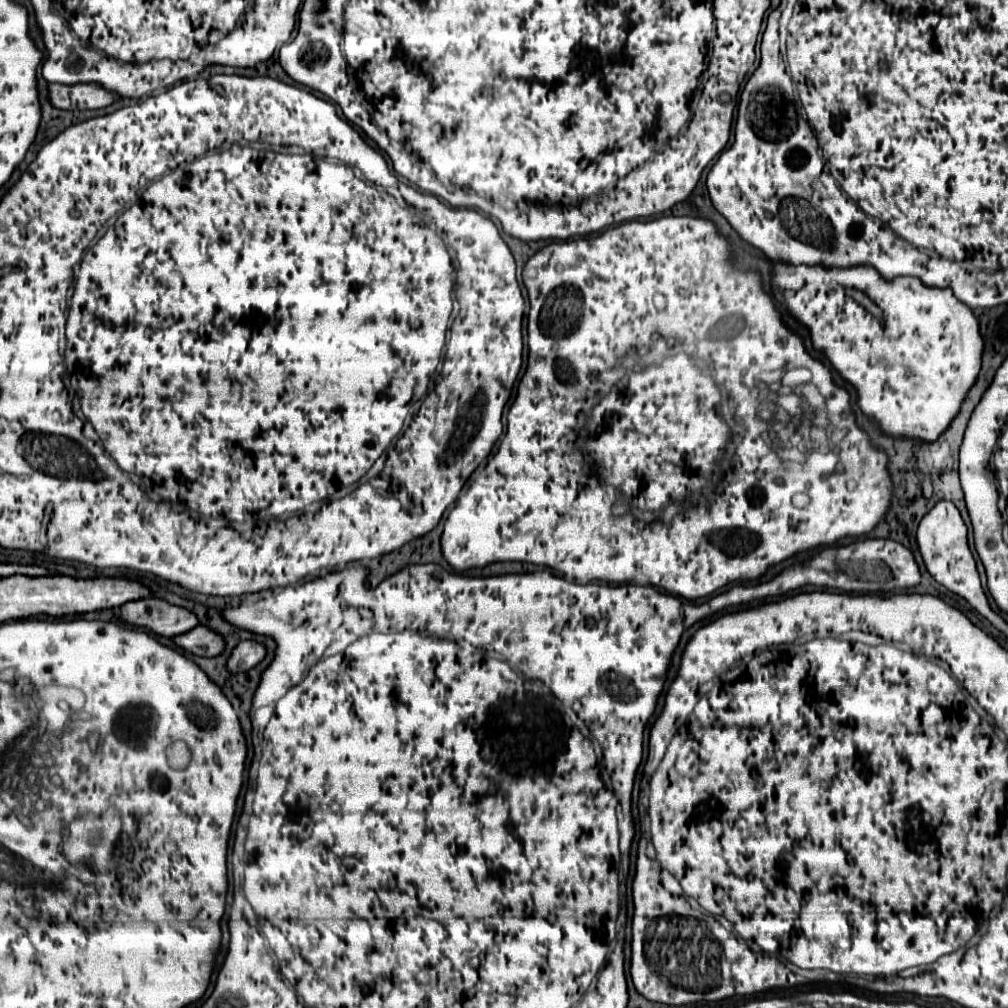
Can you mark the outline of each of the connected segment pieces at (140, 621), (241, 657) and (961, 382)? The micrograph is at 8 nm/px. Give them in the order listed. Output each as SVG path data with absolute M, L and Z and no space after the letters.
M145 598L141 602L123 604L119 608L119 618L125 624L131 624L167 638L175 638L199 626L199 620L193 612L157 598Z
M245 640L245 642L239 642L239 646L233 650L229 662L227 662L227 668L229 672L243 672L243 670L249 670L253 666L257 666L263 658L265 658L265 646L255 642L255 640Z
M773 262L771 290L773 288L795 292L797 322L809 330L813 348L823 352L839 376L855 388L861 412L871 418L883 434L935 442L951 426L979 376L985 346L979 332L979 318L955 298L951 288L931 288L919 282L919 278L885 280L871 266L825 268L819 264L793 266L785 262Z

